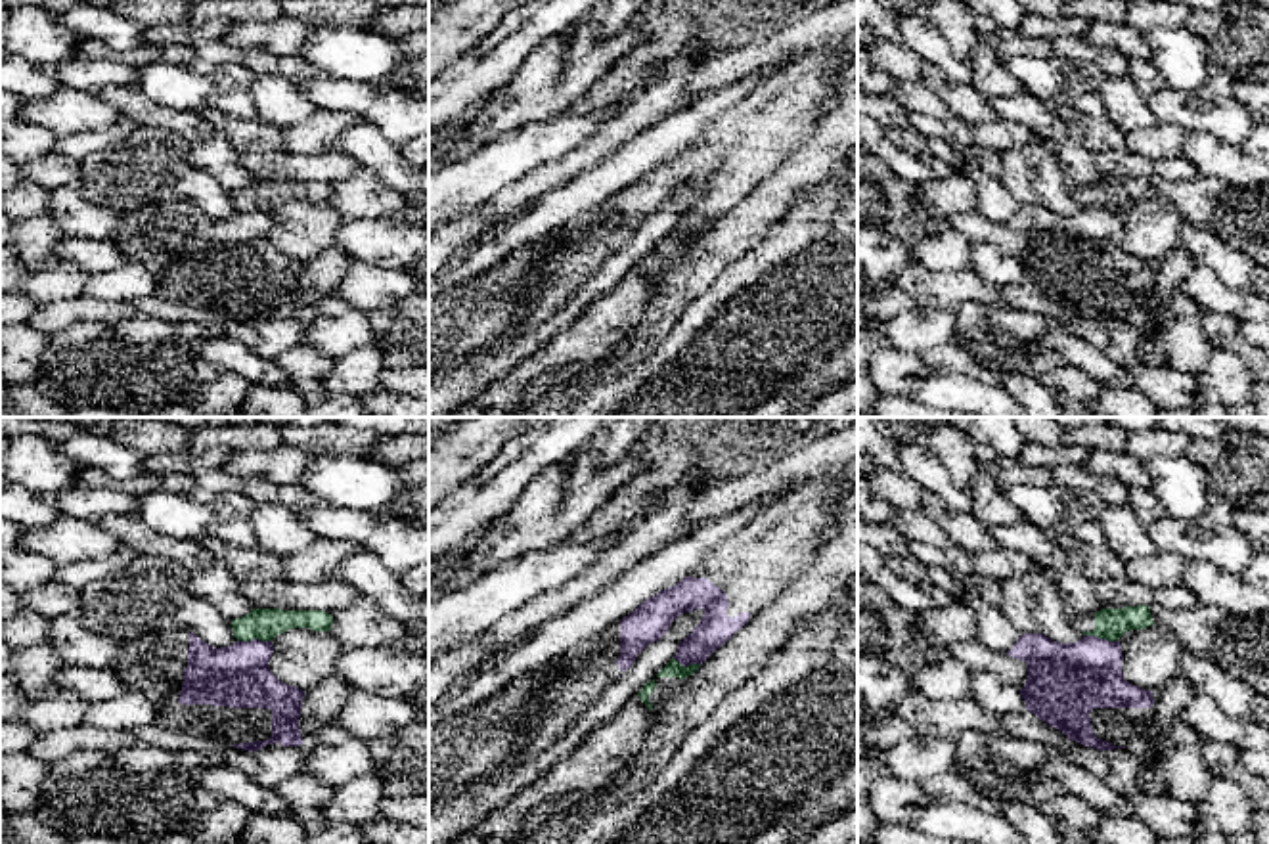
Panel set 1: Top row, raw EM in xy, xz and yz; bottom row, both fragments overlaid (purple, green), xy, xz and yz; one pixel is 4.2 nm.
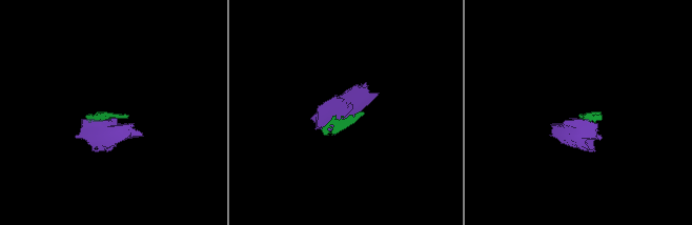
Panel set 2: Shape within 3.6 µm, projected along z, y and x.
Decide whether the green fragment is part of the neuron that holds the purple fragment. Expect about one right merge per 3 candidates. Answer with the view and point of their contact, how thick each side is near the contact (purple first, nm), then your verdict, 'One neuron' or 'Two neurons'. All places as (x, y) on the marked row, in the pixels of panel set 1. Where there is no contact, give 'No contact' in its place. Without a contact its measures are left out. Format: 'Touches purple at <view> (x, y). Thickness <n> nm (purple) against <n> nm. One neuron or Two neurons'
Touches purple at xy (253, 640). Thickness 260 nm (purple) against 140 nm. Two neurons

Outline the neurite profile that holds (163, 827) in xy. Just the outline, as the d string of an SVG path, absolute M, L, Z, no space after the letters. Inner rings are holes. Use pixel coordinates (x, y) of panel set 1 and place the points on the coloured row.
M145 744L119 752L75 752L50 766L40 787L34 815L73 840L115 834L144 844L170 833L189 831L220 798L199 781L205 764L193 750L167 750Z

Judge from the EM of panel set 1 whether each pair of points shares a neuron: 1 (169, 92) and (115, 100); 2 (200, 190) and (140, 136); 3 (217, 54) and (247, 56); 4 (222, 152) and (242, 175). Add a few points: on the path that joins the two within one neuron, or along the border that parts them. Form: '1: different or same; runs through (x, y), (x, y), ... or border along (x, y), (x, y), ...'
1: different; border along (134, 85), (163, 106), (190, 111)
2: same; runs through (184, 180), (155, 152)
3: same; runs through (224, 54), (240, 56)
4: same; runs through (224, 157), (236, 169)

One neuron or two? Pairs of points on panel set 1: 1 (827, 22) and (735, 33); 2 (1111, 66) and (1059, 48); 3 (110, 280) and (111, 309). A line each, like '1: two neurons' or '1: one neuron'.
1: two neurons
2: one neuron
3: two neurons

